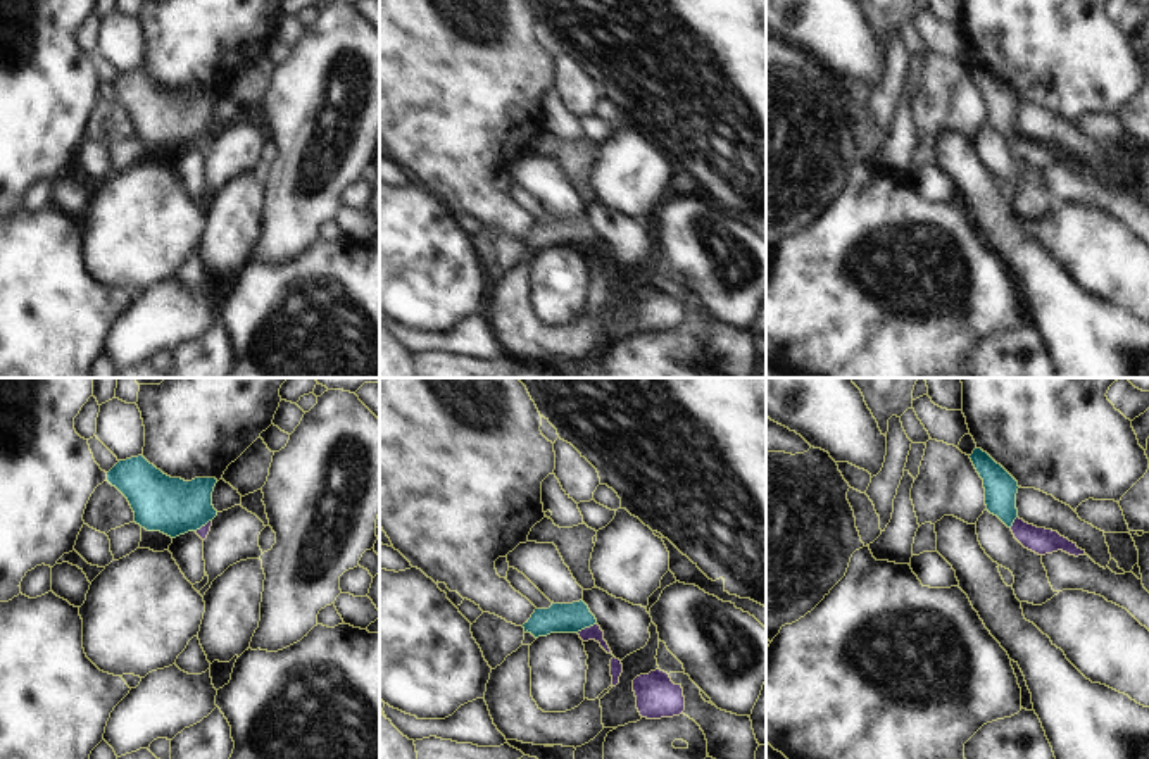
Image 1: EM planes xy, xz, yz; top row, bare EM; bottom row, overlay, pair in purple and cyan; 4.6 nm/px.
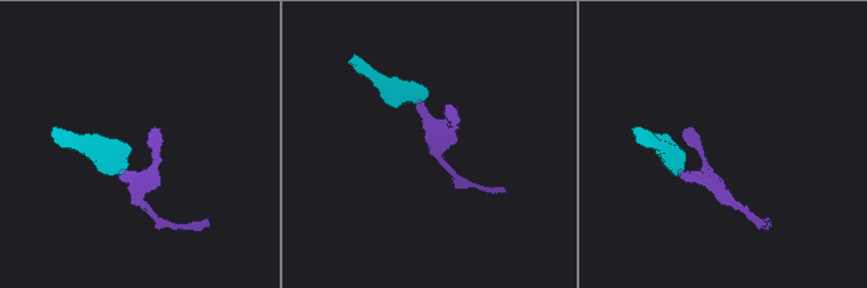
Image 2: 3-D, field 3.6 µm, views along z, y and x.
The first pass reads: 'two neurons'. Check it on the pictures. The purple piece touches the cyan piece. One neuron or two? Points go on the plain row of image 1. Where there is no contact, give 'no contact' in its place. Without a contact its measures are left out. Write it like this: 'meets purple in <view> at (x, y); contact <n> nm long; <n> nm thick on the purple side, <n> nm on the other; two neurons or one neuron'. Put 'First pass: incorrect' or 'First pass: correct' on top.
First pass: incorrect
meets purple in xz at (585, 242); contact 100 nm long; 70 nm thick on the purple side, 140 nm on the other; one neuron

